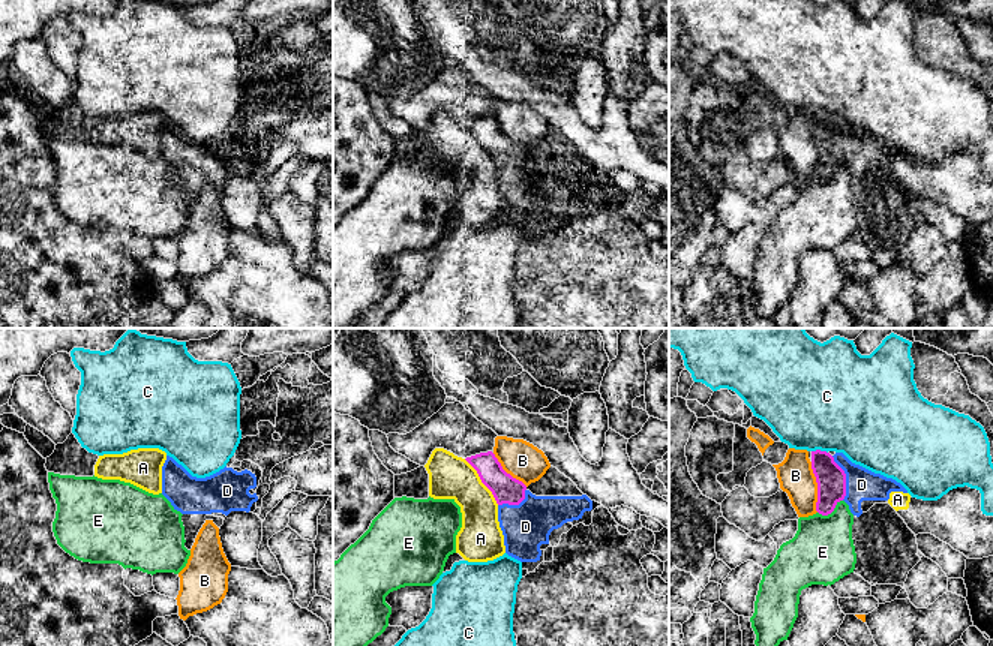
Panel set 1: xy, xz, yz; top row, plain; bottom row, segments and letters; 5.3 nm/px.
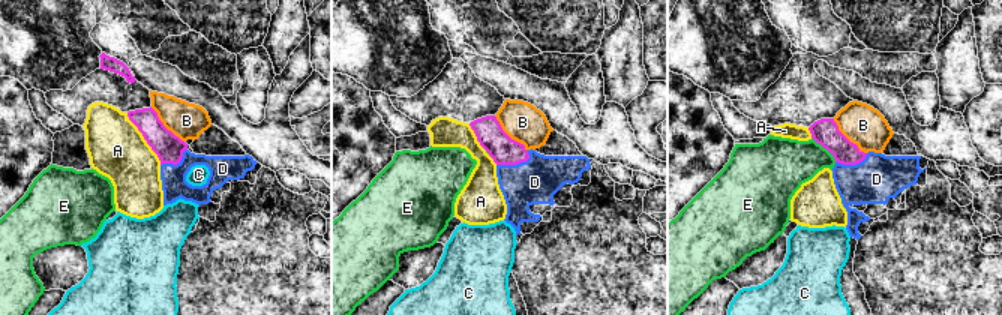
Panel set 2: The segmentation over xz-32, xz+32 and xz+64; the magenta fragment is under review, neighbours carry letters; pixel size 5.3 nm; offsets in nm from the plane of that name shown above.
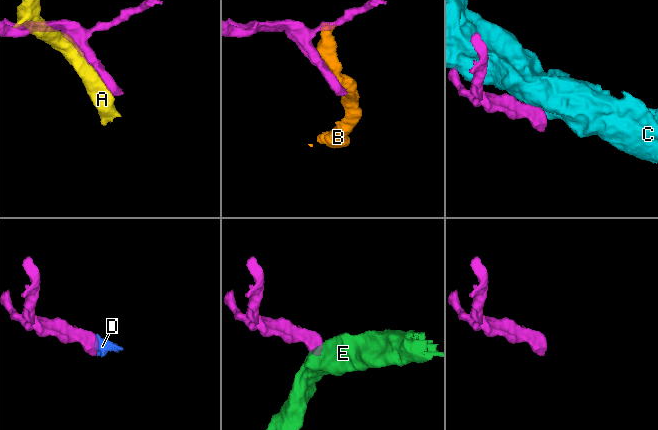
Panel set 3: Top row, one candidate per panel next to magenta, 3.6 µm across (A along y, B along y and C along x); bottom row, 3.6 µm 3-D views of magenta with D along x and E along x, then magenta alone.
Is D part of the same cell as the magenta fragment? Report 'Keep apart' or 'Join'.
Join

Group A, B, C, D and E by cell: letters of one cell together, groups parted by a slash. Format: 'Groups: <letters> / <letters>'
Groups: A / B / C / D / E

